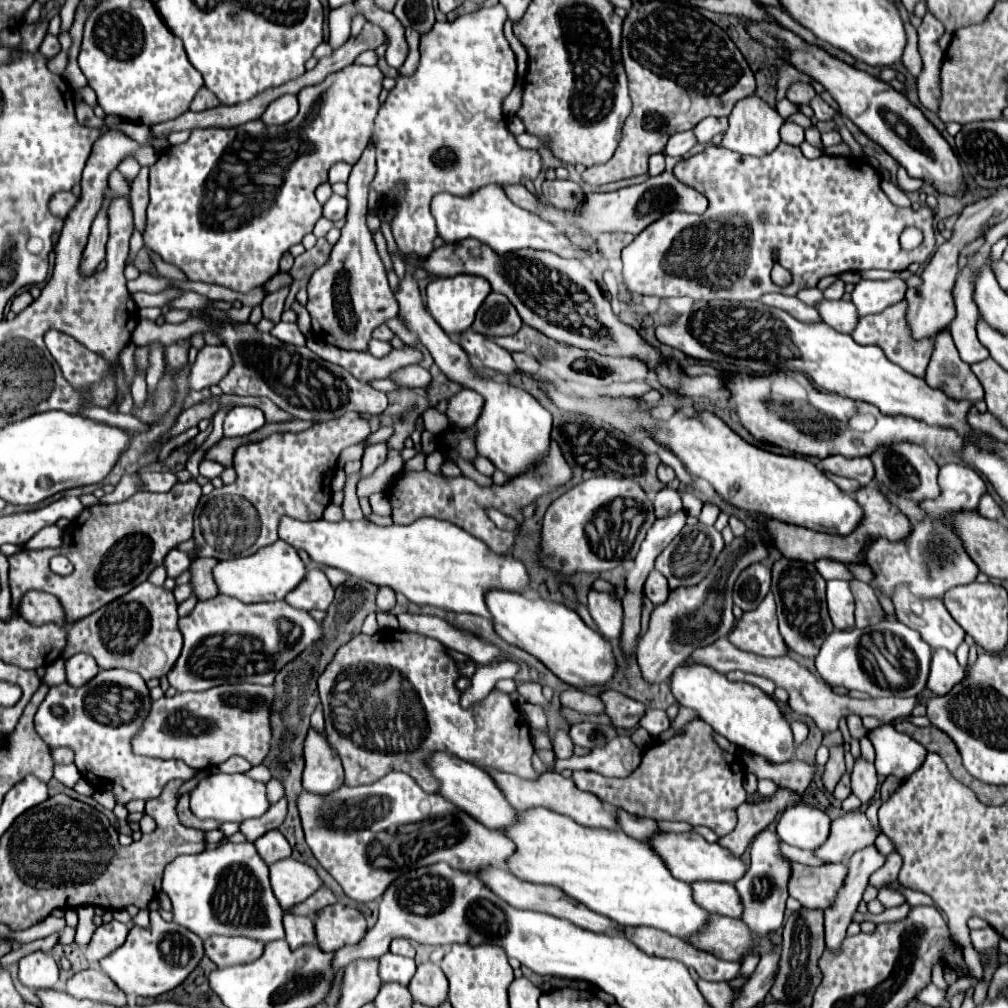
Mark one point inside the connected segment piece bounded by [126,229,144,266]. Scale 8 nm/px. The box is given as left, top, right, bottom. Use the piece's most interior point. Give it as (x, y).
(136, 243)

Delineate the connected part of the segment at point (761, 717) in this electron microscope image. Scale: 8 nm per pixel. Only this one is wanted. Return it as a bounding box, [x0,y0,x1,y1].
[671,664,795,764]

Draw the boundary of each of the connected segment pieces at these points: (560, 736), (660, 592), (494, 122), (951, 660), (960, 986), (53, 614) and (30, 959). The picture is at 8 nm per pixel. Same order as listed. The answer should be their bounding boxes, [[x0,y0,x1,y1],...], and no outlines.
[[553,728,573,758],[643,570,669,606],[371,4,543,260],[927,650,965,694],[947,976,978,1001],[21,590,63,624],[19,952,59,992]]

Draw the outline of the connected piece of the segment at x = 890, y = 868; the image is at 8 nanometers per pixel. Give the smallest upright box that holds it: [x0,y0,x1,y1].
[869,852,903,890]

